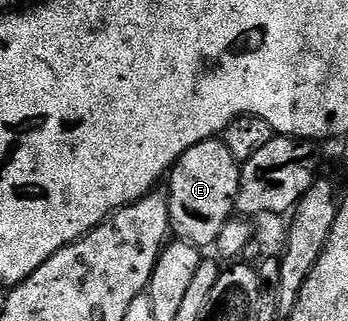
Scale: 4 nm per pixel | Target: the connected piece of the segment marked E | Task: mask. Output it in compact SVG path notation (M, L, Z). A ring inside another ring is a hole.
M209 138L192 148L188 148L188 152L184 152L184 156L180 156L180 160L168 175L168 183L170 182L170 190L168 189L170 225L173 233L181 241L191 242L193 246L199 248L213 247L220 228L224 228L228 219L235 217L234 205L236 204L236 196L240 192L241 175L240 163L234 159L232 152L228 152L226 145L218 138Z

